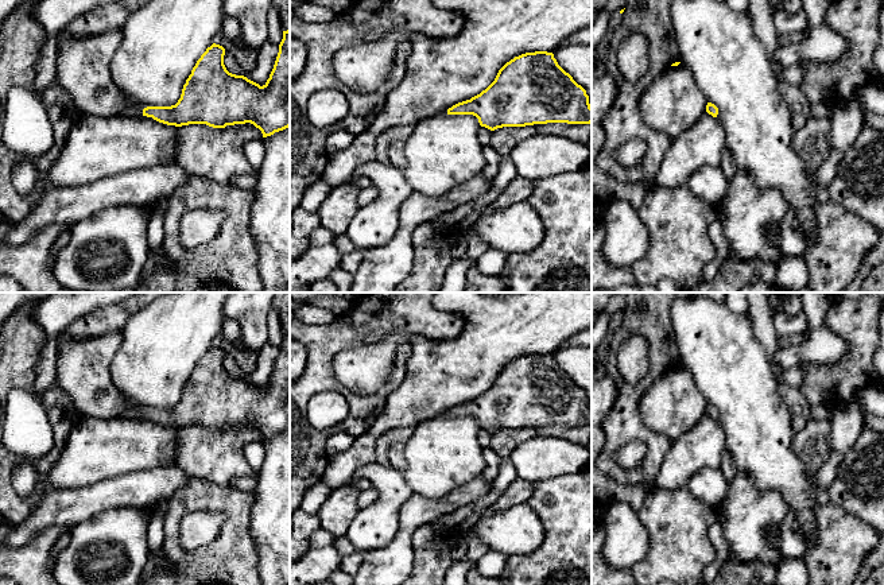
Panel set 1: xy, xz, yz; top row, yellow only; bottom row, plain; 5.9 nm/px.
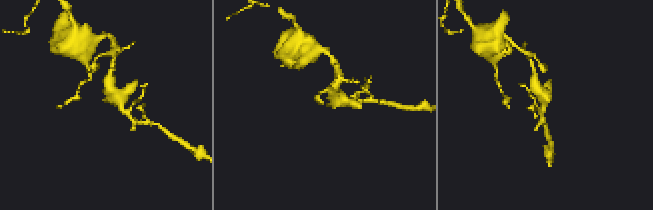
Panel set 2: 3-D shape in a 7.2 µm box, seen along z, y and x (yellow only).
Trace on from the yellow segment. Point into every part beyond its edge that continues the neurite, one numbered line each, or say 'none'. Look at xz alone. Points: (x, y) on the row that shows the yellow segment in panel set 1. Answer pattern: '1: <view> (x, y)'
none

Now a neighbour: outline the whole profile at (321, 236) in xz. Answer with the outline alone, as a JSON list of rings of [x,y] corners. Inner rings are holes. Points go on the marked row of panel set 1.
[[[319,226],[309,237],[310,247],[319,247],[326,244],[333,244],[337,233],[330,232],[329,229]]]

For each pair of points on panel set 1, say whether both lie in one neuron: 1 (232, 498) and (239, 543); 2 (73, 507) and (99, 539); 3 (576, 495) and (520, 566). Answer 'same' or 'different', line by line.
1: same
2: different
3: same

